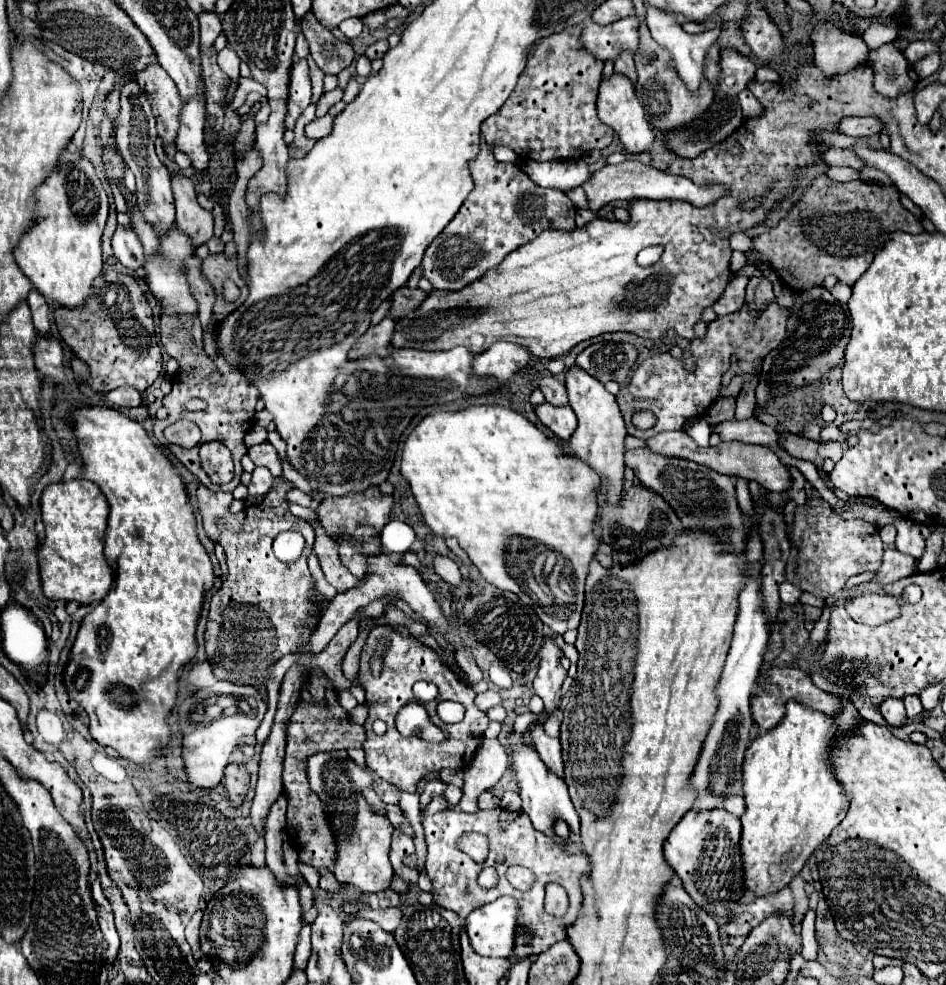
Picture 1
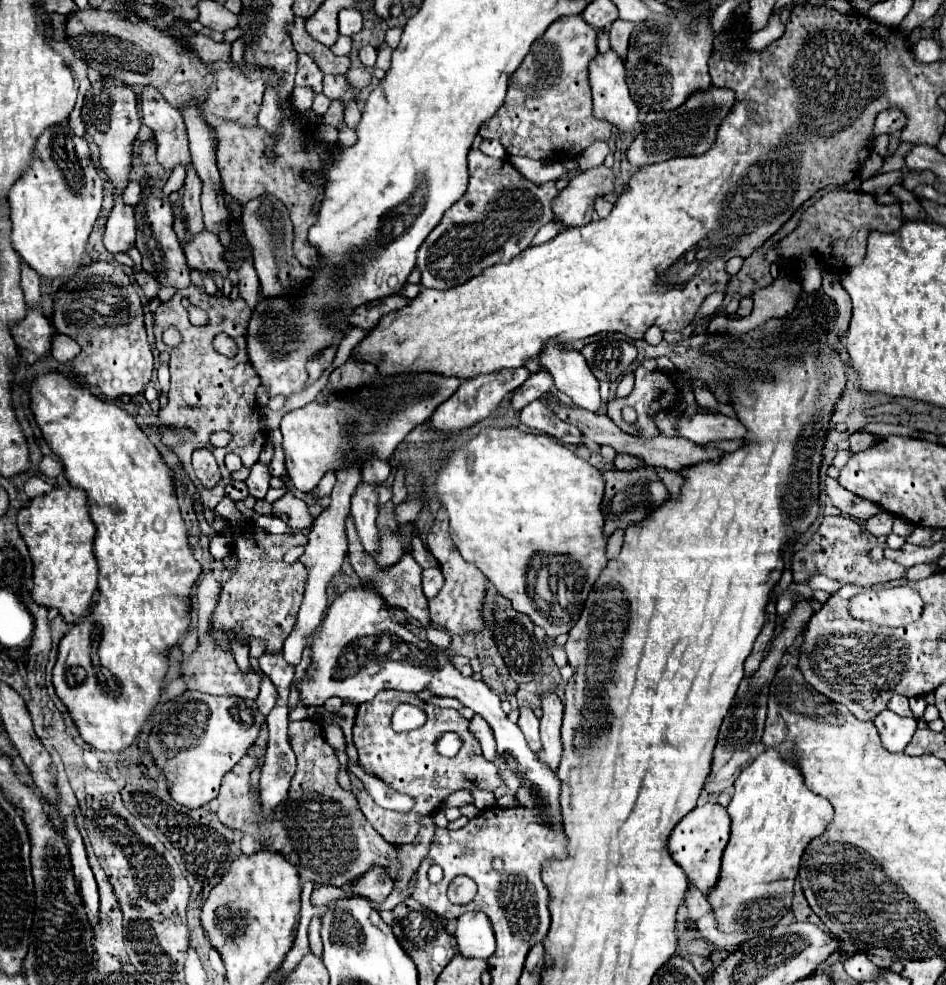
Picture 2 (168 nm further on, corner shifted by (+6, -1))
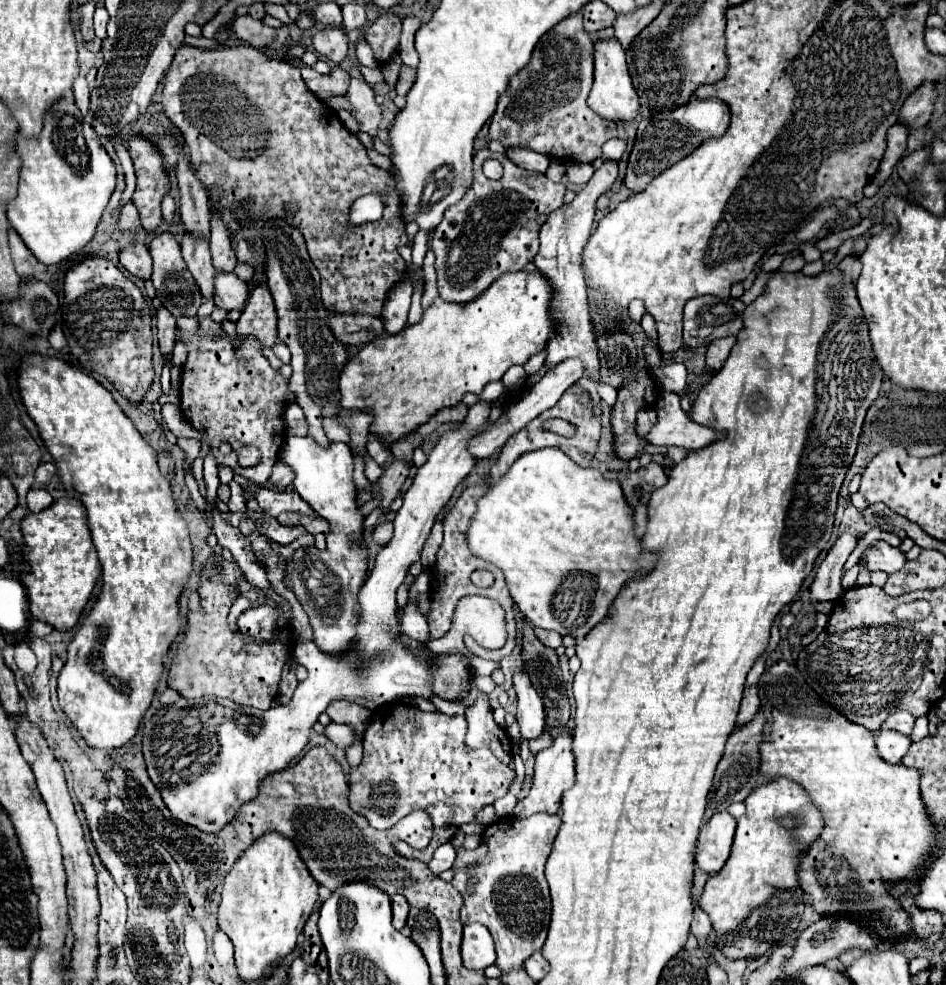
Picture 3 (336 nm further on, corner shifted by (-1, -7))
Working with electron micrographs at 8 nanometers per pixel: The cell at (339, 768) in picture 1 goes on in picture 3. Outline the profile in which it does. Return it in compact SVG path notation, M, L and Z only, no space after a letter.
M395 894L395 896L391 896L391 906L393 906L393 926L397 930L401 930L407 920L409 902L405 902L405 898L401 894Z

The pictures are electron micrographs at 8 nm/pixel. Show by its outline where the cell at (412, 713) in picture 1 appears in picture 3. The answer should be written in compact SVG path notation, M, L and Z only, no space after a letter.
M485 698L477 700L471 708L465 712L469 730L465 736L465 744L469 748L489 748L501 762L511 762L511 738L507 736L507 730L495 724L493 710L485 702Z

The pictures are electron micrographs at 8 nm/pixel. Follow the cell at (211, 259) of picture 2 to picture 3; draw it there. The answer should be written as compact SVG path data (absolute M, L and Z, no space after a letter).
M235 272L215 274L215 304L225 310L241 310L247 300L247 282L243 282Z

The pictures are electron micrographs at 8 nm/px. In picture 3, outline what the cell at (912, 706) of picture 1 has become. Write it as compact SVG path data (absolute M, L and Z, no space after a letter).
M897 710L883 722L881 728L891 728L891 730L897 730L901 734L911 734L913 726L915 726L913 714L909 714L907 710Z

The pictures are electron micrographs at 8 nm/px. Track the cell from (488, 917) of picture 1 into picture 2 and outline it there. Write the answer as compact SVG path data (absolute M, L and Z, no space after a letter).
M468 912L458 918L454 932L458 942L458 952L466 958L490 958L496 950L494 930L484 912Z

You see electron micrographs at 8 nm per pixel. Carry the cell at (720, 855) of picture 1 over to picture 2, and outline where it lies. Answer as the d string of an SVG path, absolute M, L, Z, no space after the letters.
M712 802L698 806L688 816L684 816L670 836L668 848L670 848L672 858L676 860L676 864L680 864L688 880L696 884L696 888L702 894L708 894L718 880L720 858L728 844L728 836L730 836L730 816L726 808L722 808L720 804L712 804Z

